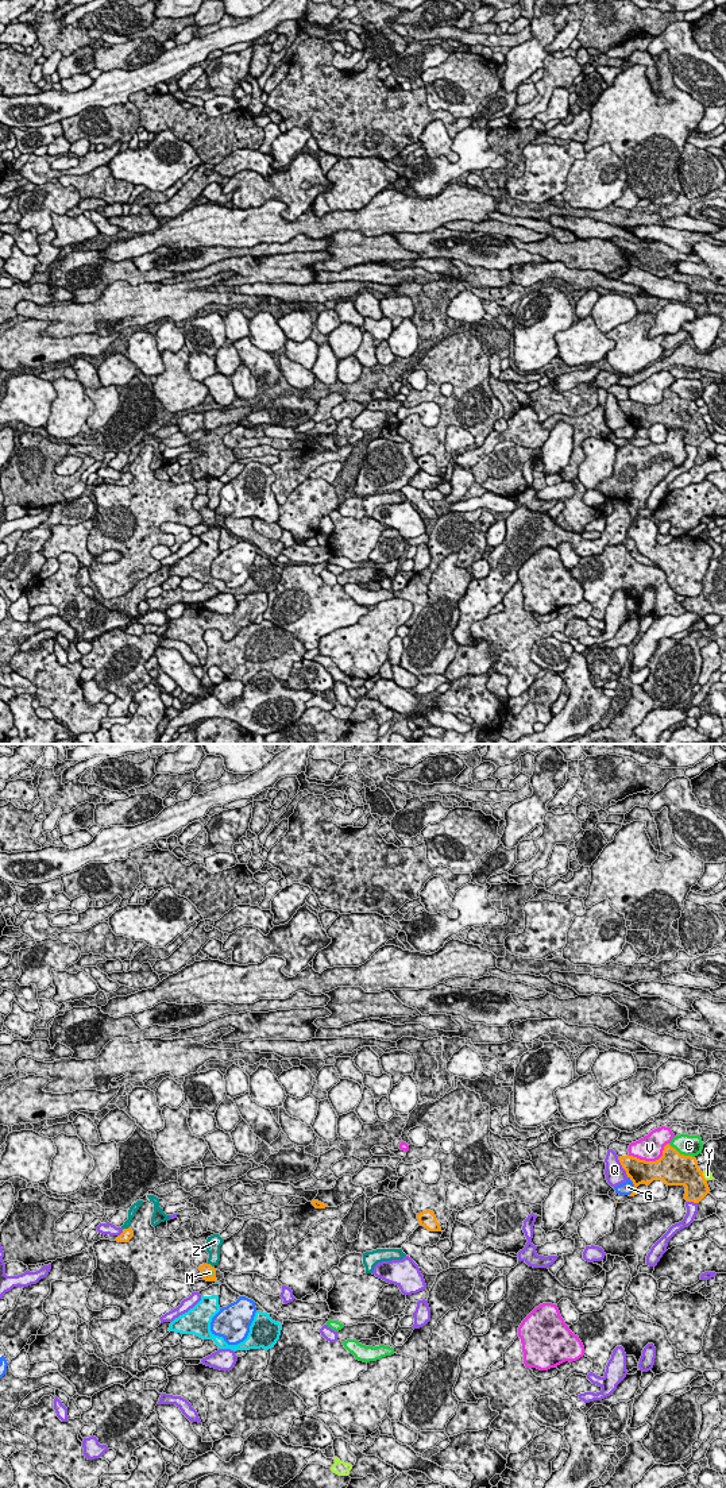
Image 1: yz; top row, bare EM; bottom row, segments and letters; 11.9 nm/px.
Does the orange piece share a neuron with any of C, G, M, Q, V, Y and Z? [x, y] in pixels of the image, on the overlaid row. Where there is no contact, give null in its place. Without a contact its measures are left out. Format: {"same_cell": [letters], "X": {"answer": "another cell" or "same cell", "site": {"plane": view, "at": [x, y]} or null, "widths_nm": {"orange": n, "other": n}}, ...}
{"same_cell": ["M"], "C": {"answer": "another cell", "site": {"plane": "yz", "at": [682, 1155]}, "widths_nm": {"orange": 380, "other": 260}}, "G": {"answer": "another cell", "site": {"plane": "yz", "at": [634, 1186]}, "widths_nm": {"orange": 280, "other": 160}}, "M": {"answer": "same cell", "site": {"plane": "yz", "at": [209, 1275]}, "widths_nm": {"orange": 130, "other": 30}}, "Q": {"answer": "another cell", "site": {"plane": "yz", "at": [622, 1167]}, "widths_nm": {"orange": 280, "other": 240}}, "V": {"answer": "another cell", "site": {"plane": "yz", "at": [651, 1161]}, "widths_nm": {"orange": 360, "other": 300}}, "Y": {"answer": "another cell", "site": {"plane": "yz", "at": [703, 1176]}, "widths_nm": {"orange": 360, "other": 100}}, "Z": {"answer": "another cell", "site": {"plane": "yz", "at": [209, 1264]}, "widths_nm": {"orange": 130, "other": 160}}}

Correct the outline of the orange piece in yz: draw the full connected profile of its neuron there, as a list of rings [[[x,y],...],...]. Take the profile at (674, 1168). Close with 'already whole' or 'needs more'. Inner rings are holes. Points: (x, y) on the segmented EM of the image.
[[[669,1144],[664,1146],[663,1156],[656,1161],[645,1161],[633,1156],[622,1156],[618,1160],[634,1184],[634,1191],[629,1196],[638,1194],[640,1184],[649,1186],[653,1180],[663,1180],[667,1186],[684,1186],[687,1202],[699,1203],[710,1194],[696,1159],[680,1154]]]; already whole

